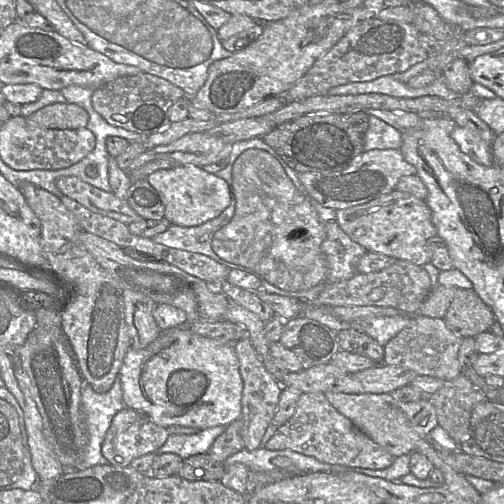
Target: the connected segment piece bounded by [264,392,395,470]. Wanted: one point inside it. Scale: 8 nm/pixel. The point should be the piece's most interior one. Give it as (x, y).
(317, 429)

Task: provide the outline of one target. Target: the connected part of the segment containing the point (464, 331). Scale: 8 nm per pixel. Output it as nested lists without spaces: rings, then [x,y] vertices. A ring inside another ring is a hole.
[[[457,288],[443,318],[446,325],[462,338],[489,331],[496,321],[491,308],[473,289]]]

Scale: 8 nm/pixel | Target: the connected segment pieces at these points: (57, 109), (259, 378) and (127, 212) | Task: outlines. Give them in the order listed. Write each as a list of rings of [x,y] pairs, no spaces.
[[[64,102],[46,105],[26,118],[44,128],[78,129],[87,126],[89,114],[75,103]]]
[[[246,337],[234,344],[235,352],[240,362],[240,374],[243,380],[241,435],[245,449],[254,451],[261,447],[261,440],[267,428],[272,423],[276,413],[282,385],[267,371],[249,339]]]
[[[59,177],[55,183],[63,195],[96,214],[110,217],[126,225],[143,219],[131,208],[127,200],[119,199],[113,192],[96,188],[78,177]]]

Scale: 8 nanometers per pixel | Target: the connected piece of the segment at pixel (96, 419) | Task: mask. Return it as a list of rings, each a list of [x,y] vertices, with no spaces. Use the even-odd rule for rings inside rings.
[[[119,376],[105,393],[97,393],[83,380],[82,410],[87,423],[89,441],[81,463],[75,469],[109,464],[102,455],[102,444],[114,416],[124,409],[123,391]]]

